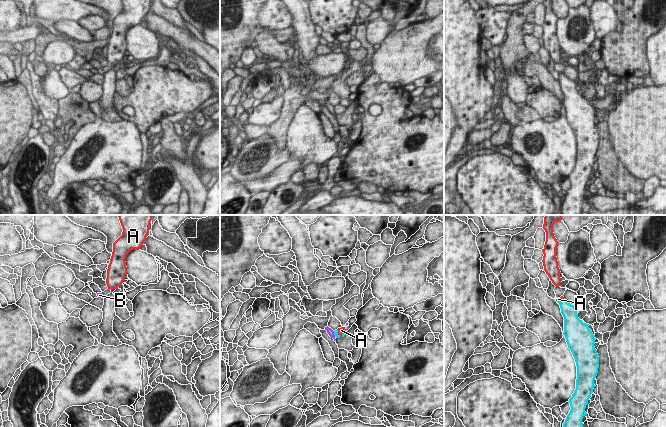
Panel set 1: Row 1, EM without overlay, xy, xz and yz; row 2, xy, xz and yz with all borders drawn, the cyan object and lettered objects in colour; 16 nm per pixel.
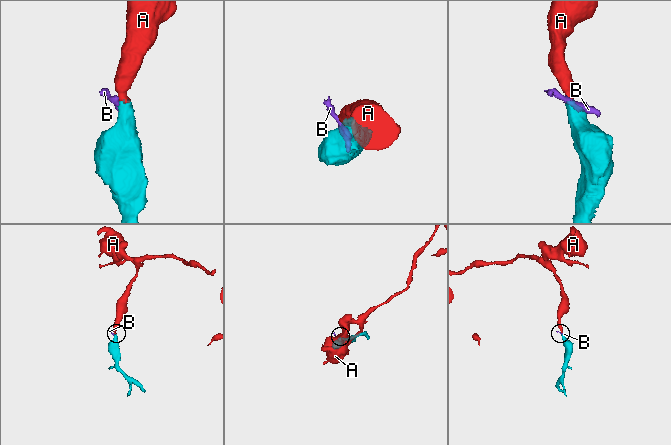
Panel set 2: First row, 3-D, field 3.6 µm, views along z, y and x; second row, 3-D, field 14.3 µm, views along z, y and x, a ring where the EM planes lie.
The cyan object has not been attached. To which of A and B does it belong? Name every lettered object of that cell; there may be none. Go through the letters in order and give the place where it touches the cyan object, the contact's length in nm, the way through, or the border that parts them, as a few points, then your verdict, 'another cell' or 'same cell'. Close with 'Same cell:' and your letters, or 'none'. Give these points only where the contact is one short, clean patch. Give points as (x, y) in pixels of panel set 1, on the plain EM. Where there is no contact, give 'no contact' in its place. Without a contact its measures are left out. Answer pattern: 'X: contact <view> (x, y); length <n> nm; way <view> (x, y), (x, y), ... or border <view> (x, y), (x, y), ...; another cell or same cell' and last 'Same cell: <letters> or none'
A: contact xz (342, 110); length 160 nm; way xz (336, 107), (342, 110), (341, 106); same cell
B: contact xz (334, 110); length 100 nm; border xz (333, 107), (335, 112); another cell
Same cell: A

